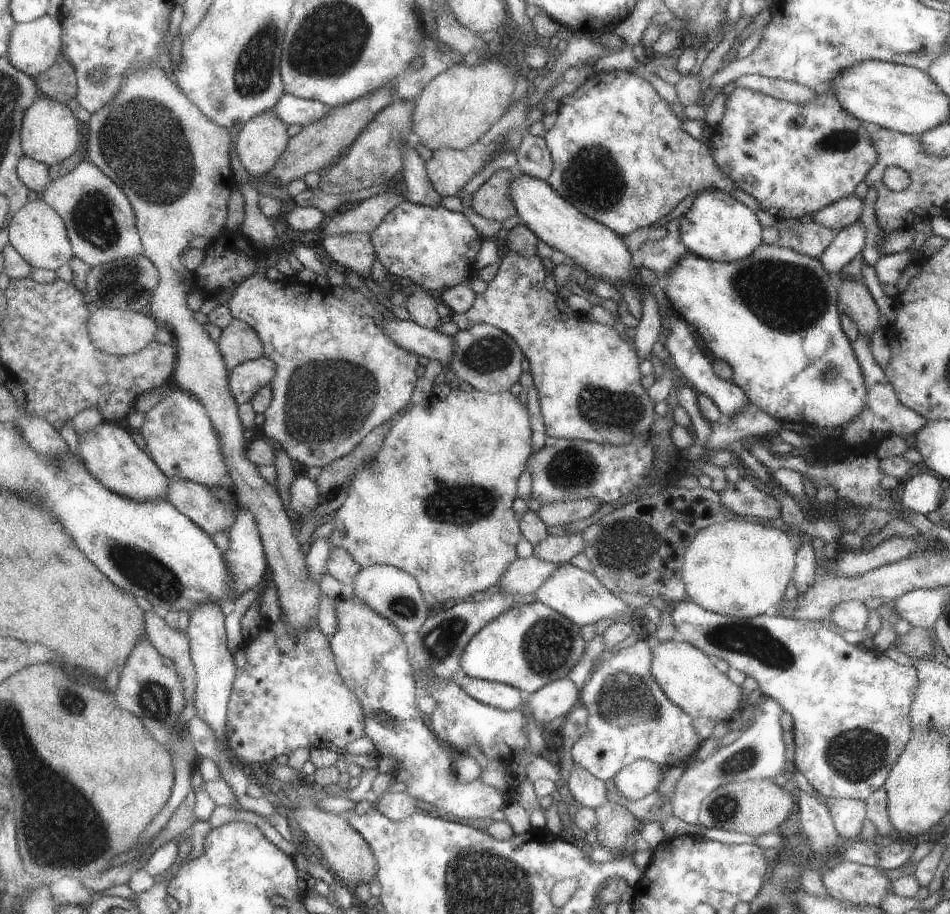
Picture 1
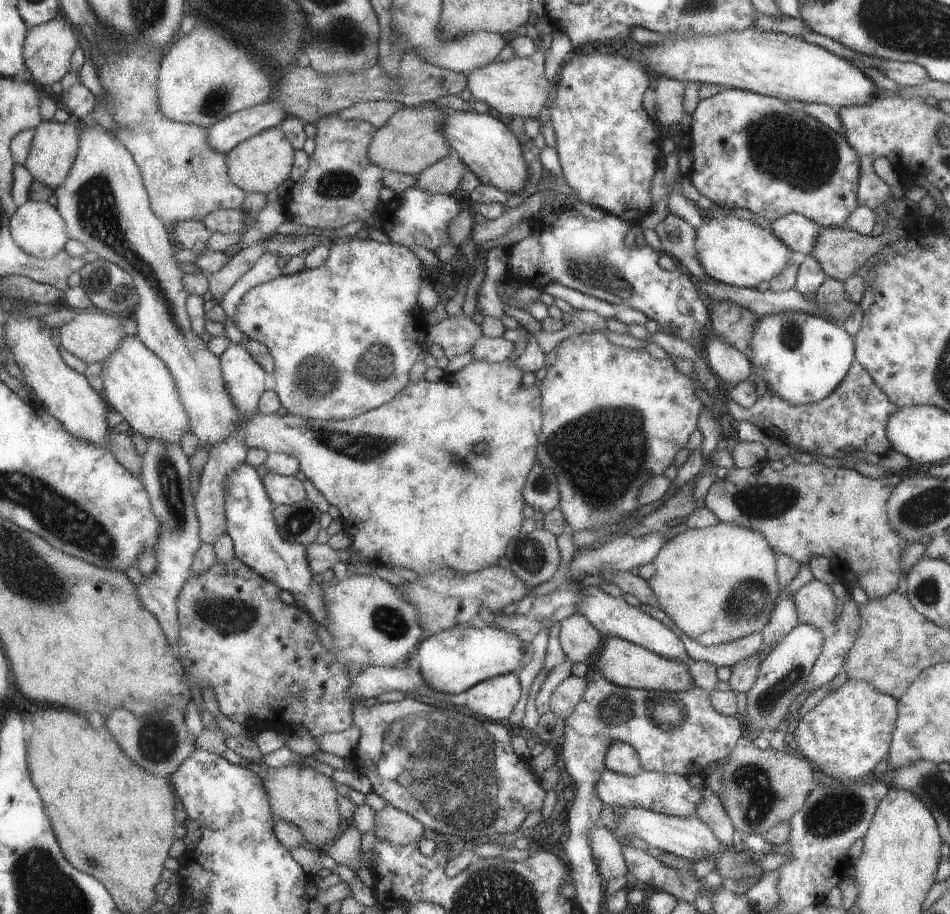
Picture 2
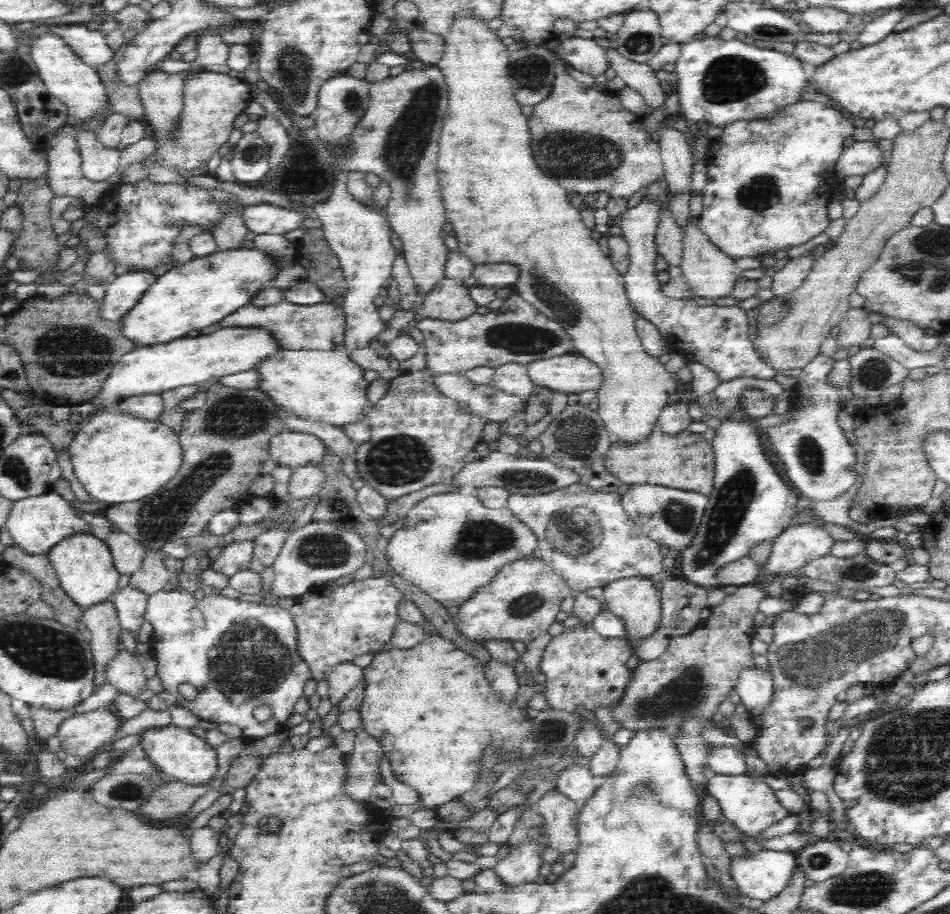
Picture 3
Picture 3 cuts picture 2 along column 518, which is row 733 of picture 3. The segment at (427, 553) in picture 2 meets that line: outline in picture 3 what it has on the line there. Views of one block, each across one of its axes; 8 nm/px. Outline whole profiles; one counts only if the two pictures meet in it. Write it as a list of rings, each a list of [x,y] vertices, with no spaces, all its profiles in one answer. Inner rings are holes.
[[[428,635],[420,644],[416,644],[414,648],[408,650],[400,650],[392,647],[388,651],[378,653],[373,658],[371,664],[363,668],[363,673],[367,682],[364,700],[359,706],[361,714],[362,728],[366,733],[376,738],[376,741],[381,745],[381,750],[386,756],[388,756],[388,762],[393,768],[397,778],[401,783],[411,786],[416,792],[423,798],[424,806],[430,810],[437,810],[444,802],[451,801],[452,798],[460,797],[460,794],[468,792],[474,784],[476,784],[476,776],[482,768],[478,768],[478,760],[480,760],[480,754],[486,746],[502,746],[502,756],[510,754],[510,752],[518,752],[518,762],[522,758],[532,758],[534,756],[534,748],[538,748],[537,736],[534,728],[535,723],[530,720],[530,716],[526,716],[522,712],[522,707],[519,706],[518,699],[511,700],[508,703],[504,703],[502,699],[498,697],[495,690],[492,690],[491,683],[485,674],[485,666],[475,659],[471,654],[468,654],[466,650],[460,650],[452,641],[442,638],[440,635]]]

